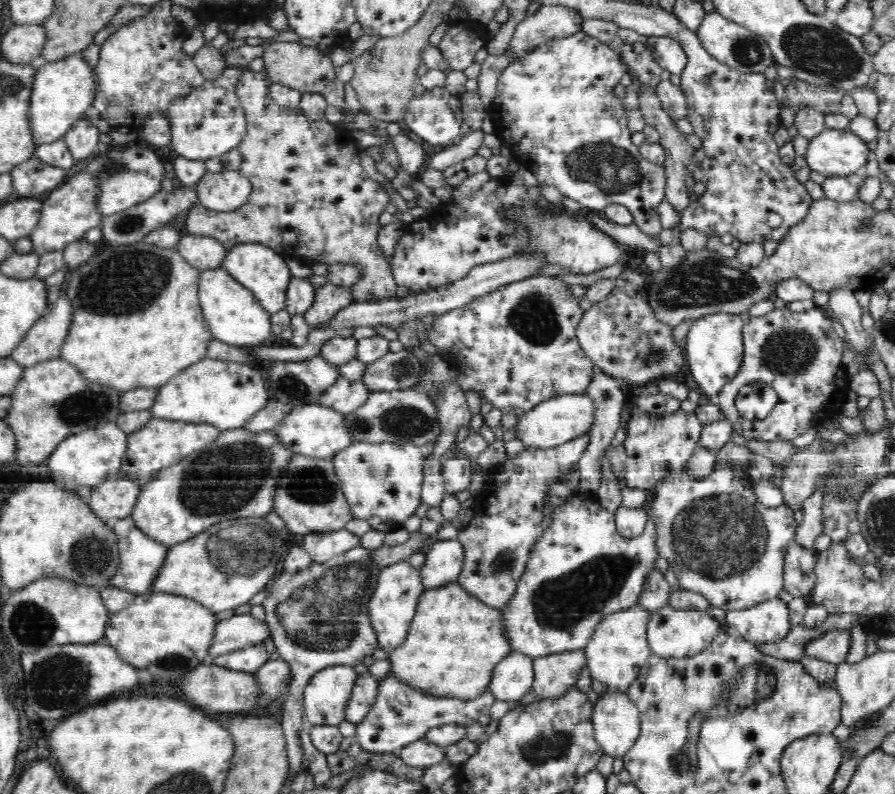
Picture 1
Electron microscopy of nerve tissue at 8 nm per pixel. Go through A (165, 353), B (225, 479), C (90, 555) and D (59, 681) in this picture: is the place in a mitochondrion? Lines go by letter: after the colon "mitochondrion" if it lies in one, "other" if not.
A: other
B: mitochondrion
C: mitochondrion
D: mitochondrion

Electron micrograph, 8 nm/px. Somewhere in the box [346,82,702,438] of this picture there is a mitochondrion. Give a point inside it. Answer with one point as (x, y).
(605, 167)

